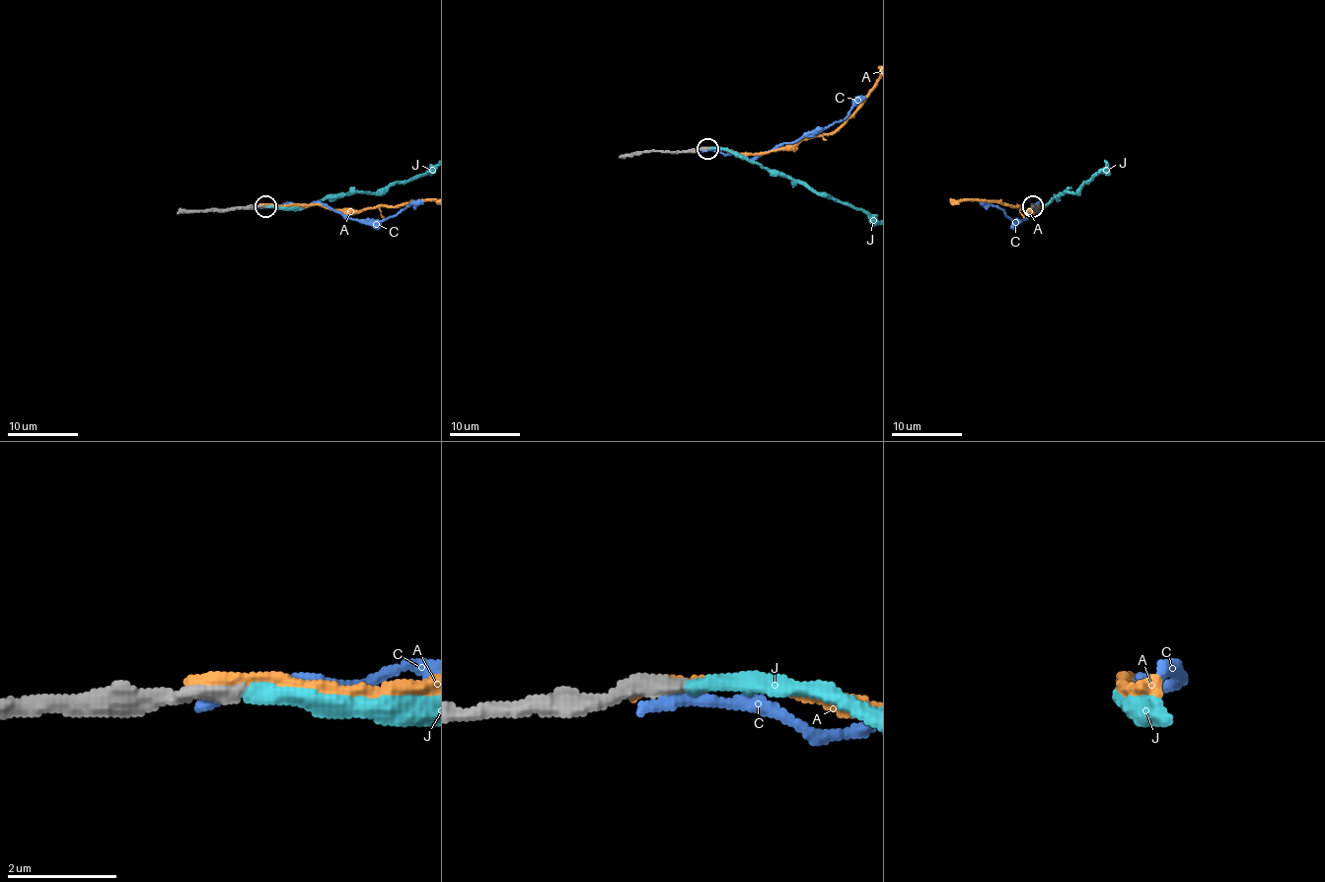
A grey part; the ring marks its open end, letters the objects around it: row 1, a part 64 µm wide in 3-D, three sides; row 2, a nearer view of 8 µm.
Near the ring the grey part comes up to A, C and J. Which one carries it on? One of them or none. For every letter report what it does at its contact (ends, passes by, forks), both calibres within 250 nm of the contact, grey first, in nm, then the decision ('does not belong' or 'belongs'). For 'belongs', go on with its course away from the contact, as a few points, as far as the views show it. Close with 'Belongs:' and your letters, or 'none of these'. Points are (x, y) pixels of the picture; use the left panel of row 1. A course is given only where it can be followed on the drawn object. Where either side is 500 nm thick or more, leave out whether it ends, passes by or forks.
A: it ends; calibres 320 and 280 nm; does not belong
C: it ends; calibres 320 and 260 nm; does not belong
J: it ends; calibres 280 and 280 nm; belongs
Belongs: J

